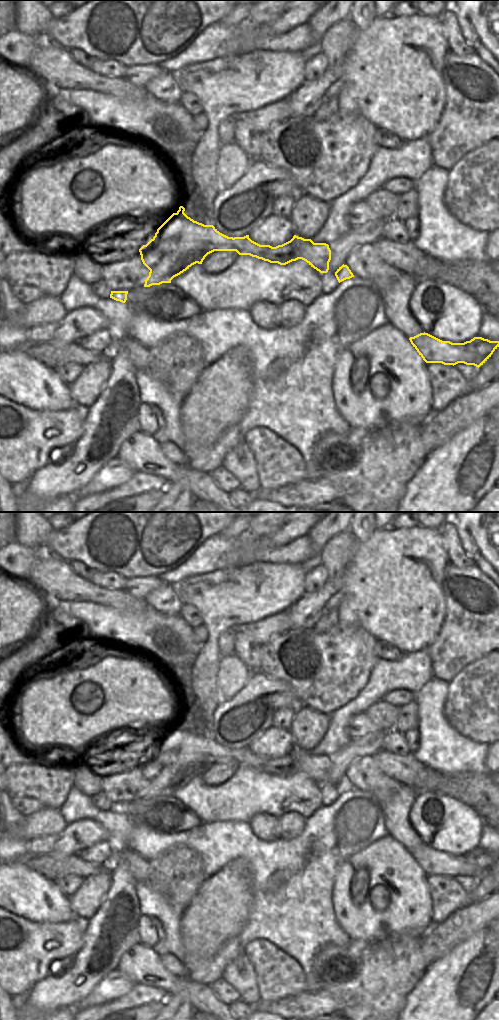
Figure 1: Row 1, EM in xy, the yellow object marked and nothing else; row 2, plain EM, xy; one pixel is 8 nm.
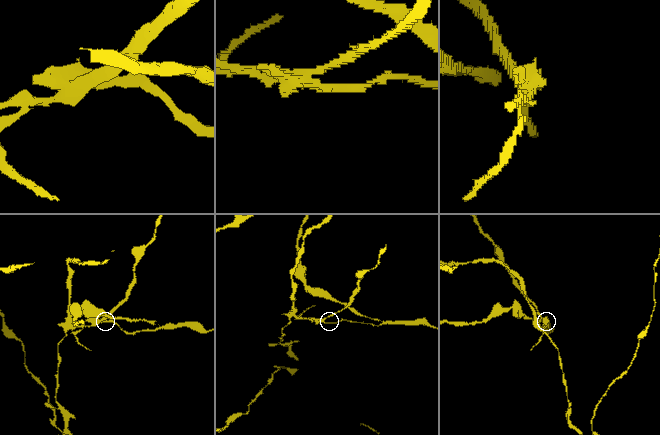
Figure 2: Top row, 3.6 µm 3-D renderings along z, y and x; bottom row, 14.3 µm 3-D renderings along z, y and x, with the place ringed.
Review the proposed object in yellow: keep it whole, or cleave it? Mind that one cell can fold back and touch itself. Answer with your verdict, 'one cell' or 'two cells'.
two cells

